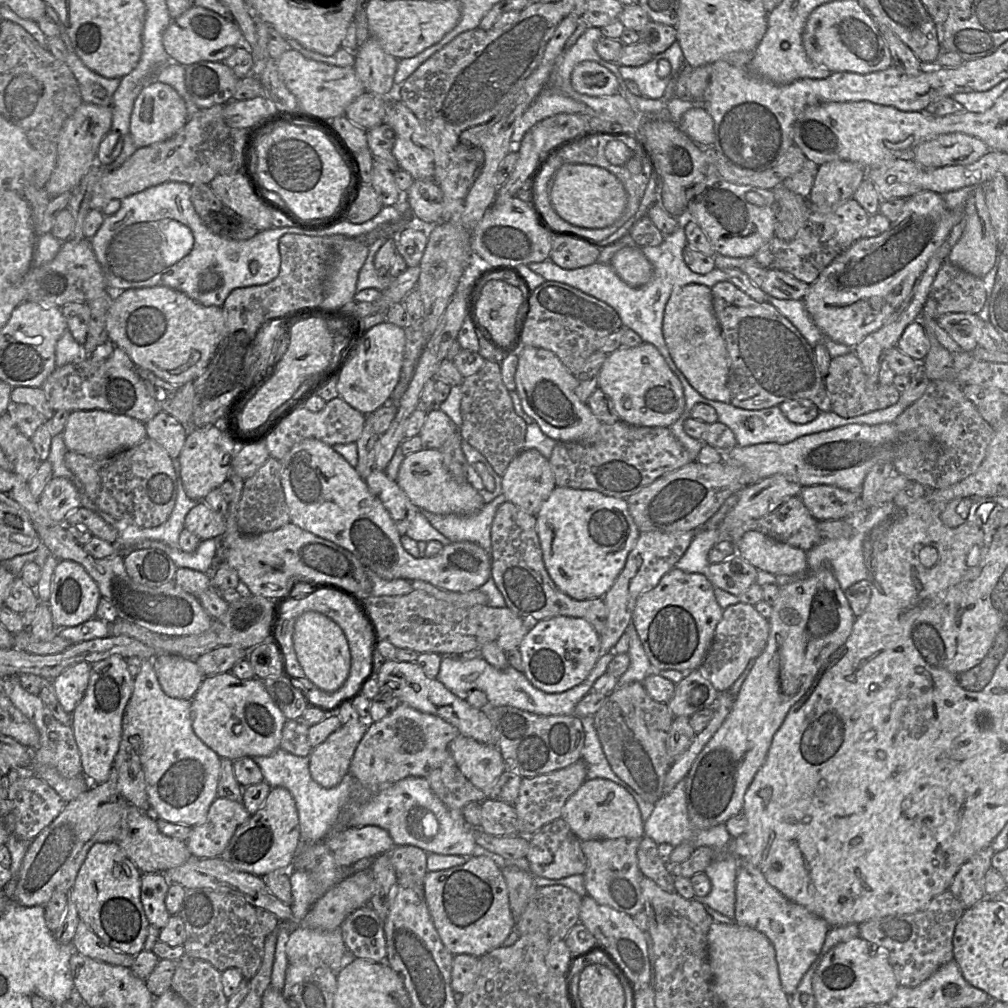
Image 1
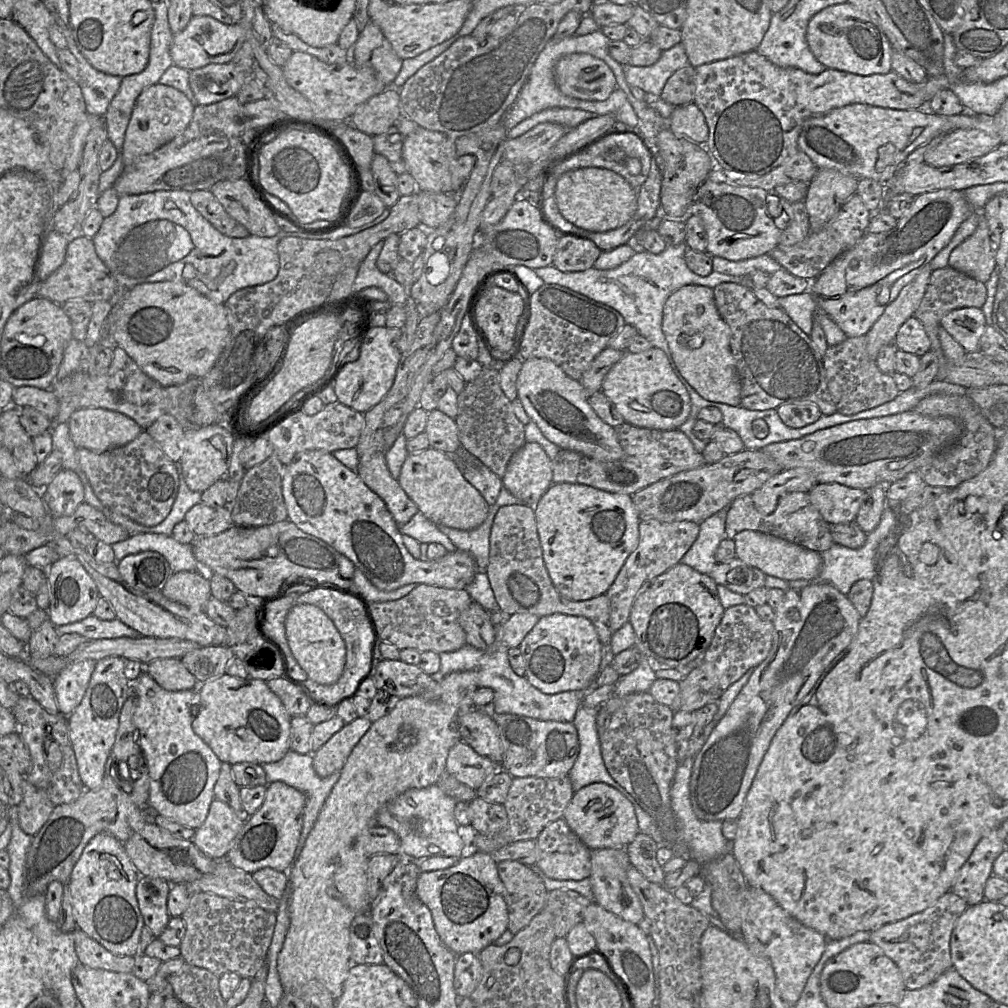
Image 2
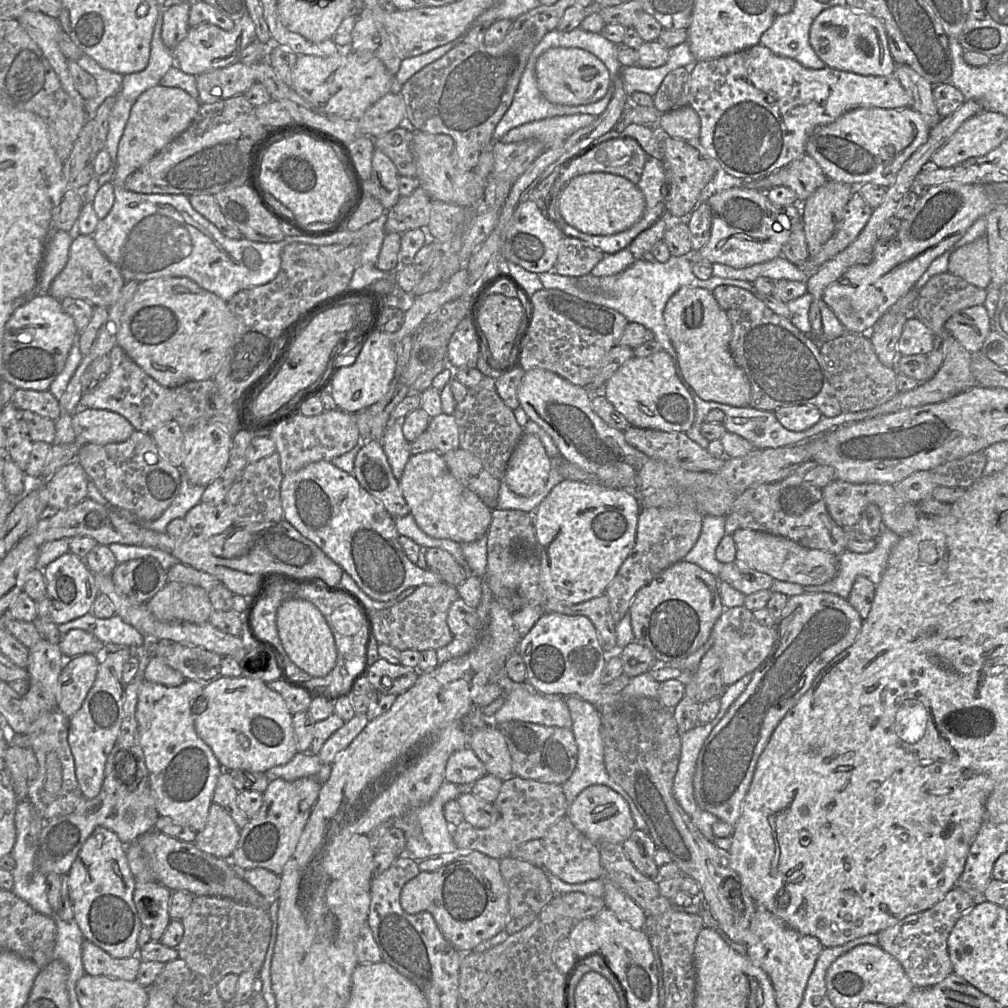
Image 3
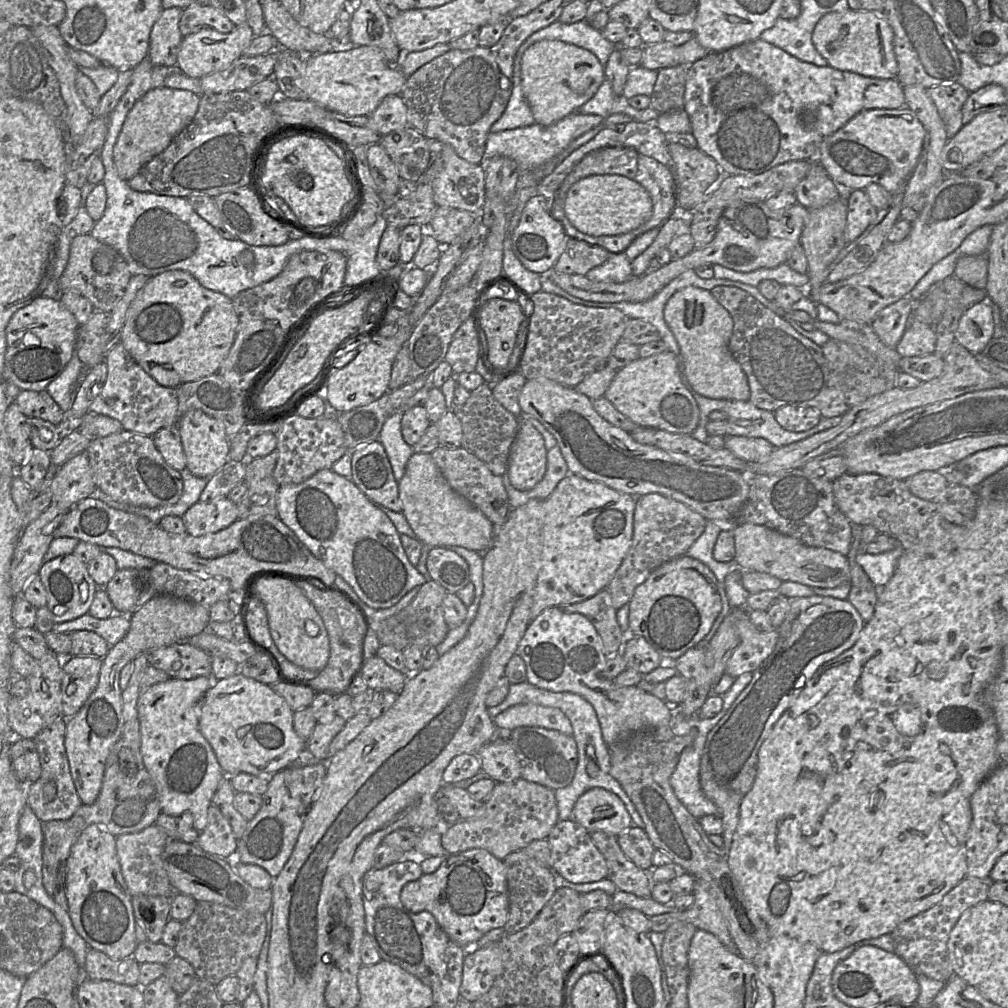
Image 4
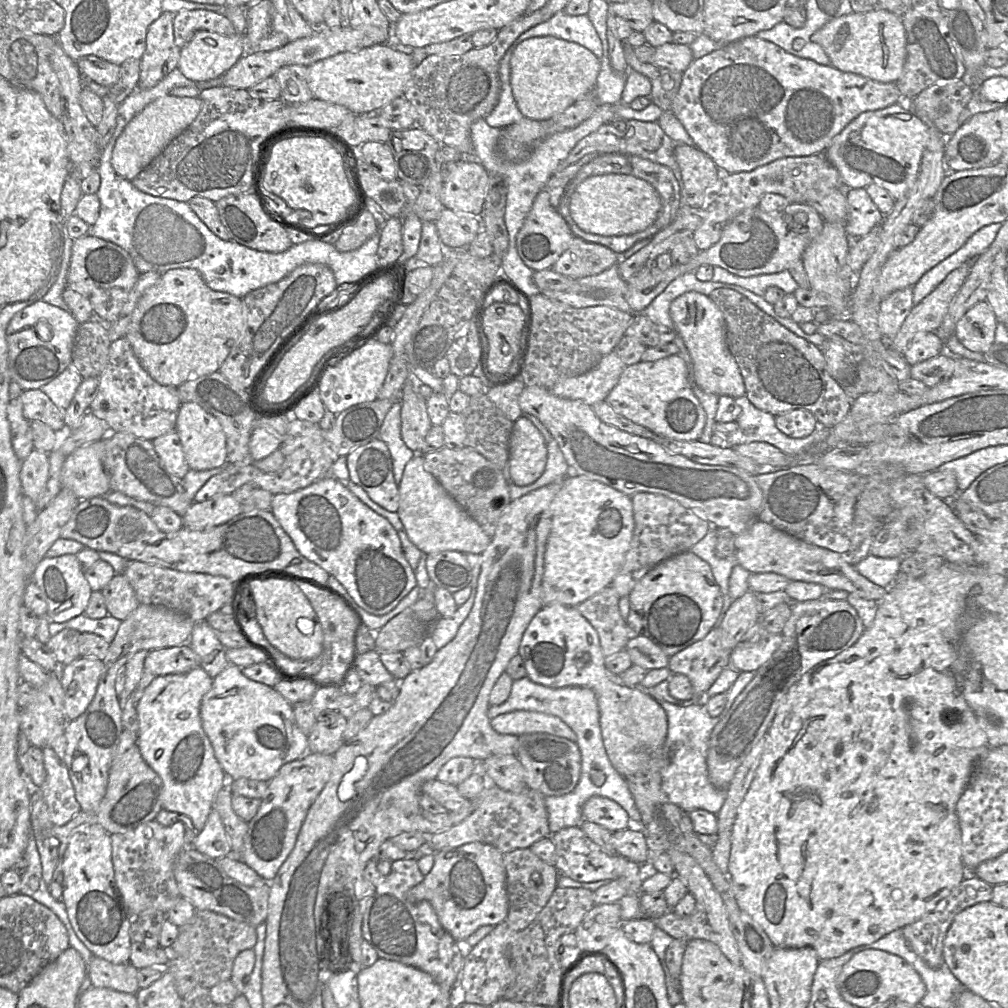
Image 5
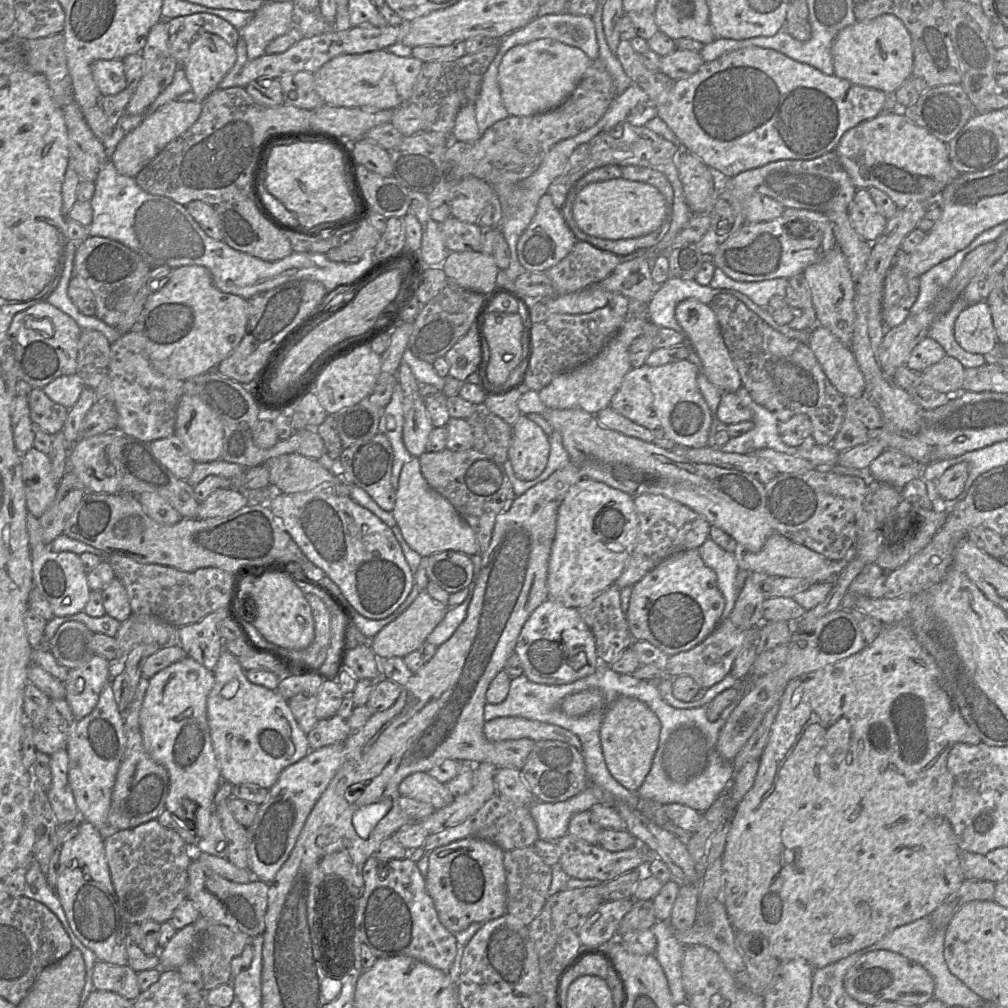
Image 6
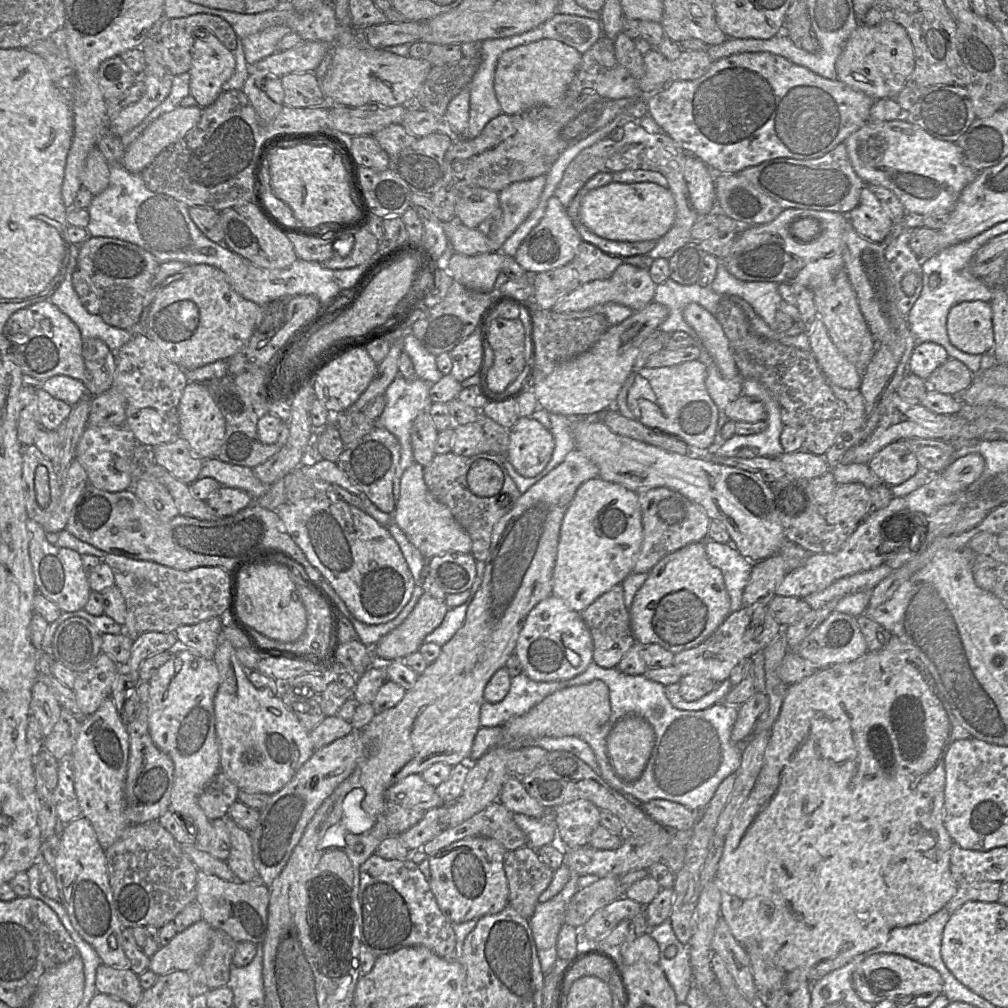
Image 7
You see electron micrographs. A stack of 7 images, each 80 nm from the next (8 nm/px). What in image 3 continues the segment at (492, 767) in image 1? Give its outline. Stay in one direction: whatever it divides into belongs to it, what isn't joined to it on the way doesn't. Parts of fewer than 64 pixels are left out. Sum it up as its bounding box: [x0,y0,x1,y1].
[445,747,486,784]

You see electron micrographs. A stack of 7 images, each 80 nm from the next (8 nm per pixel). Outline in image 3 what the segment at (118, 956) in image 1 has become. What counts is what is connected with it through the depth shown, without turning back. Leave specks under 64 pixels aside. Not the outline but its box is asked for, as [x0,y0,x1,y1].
[82,940,142,981]

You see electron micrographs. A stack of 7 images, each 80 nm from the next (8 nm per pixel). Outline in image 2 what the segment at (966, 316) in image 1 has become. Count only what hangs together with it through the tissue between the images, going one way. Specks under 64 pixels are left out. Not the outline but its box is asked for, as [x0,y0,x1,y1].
[940,307,988,352]

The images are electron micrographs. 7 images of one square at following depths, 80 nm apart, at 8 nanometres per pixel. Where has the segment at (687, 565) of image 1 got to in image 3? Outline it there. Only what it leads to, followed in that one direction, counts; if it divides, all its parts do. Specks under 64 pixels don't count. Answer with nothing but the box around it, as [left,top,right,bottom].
[684,515,726,578]

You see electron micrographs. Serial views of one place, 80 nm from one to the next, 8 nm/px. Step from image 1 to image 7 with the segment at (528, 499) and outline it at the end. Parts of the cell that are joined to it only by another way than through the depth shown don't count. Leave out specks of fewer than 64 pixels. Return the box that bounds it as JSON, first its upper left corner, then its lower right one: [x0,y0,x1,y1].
[506,416,554,478]

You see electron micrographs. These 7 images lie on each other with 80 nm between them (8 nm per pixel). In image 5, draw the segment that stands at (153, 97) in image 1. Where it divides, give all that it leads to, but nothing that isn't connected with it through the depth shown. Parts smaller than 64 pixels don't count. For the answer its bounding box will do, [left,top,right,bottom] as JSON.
[111,95,202,181]

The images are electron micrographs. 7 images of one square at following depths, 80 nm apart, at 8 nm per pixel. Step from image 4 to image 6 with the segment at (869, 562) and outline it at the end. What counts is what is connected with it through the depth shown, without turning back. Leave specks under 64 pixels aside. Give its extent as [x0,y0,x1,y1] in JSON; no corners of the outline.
[840,563,887,610]

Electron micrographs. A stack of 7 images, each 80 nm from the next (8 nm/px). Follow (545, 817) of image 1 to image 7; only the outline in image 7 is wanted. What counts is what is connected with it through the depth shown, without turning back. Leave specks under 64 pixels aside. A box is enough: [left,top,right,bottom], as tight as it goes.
[421,800,528,856]

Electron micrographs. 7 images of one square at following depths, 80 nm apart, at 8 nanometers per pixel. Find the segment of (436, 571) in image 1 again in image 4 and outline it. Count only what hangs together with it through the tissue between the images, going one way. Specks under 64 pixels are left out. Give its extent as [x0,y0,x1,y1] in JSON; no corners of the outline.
[277,469,427,609]

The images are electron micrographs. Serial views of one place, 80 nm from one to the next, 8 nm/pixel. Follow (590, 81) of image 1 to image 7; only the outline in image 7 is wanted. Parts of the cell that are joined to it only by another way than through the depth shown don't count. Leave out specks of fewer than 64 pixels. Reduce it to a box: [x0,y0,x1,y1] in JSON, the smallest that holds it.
[494,39,581,114]

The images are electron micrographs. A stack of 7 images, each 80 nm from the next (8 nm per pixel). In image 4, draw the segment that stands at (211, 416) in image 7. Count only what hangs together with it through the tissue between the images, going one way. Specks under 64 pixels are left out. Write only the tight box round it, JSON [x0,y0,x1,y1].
[177,409,230,478]

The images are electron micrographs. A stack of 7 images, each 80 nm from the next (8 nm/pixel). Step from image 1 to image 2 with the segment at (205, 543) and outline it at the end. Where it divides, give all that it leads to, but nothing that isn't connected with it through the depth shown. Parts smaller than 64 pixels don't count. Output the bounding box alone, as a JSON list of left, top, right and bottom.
[111,533,198,573]

